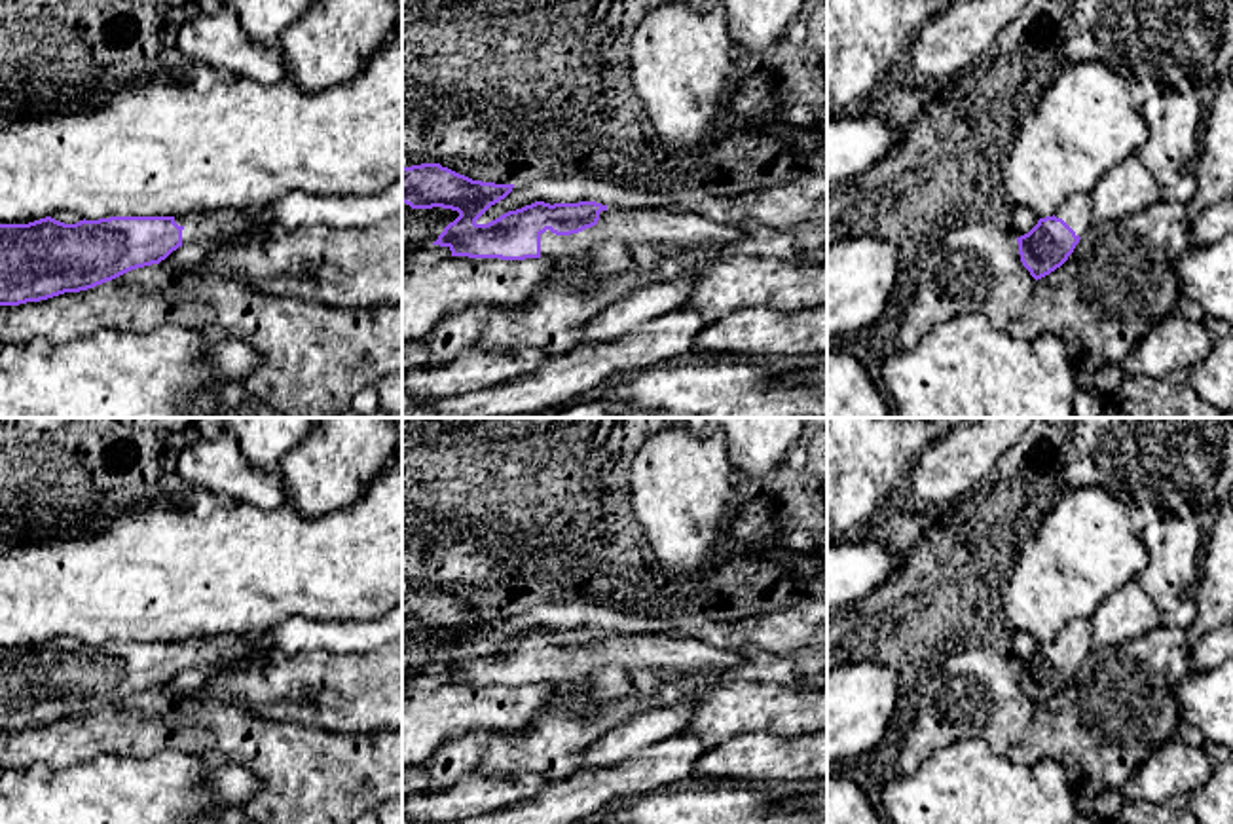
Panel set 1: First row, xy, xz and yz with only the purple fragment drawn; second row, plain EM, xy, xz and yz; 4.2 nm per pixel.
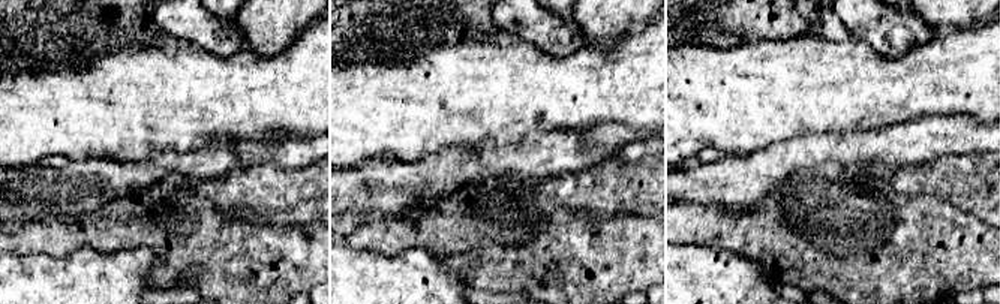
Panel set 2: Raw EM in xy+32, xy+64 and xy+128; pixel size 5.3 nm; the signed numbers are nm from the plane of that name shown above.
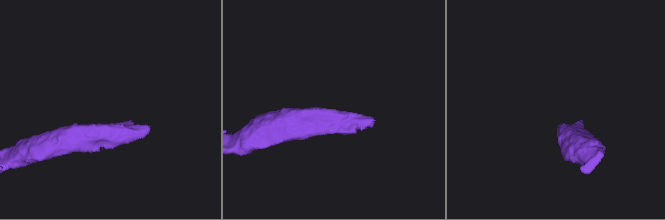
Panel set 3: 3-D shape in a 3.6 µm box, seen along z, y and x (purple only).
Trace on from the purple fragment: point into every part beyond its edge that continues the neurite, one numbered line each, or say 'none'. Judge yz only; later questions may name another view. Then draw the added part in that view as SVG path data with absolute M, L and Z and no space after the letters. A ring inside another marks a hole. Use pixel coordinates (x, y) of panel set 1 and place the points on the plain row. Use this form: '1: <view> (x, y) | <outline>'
1: yz (1076, 636) | M1074 619L1057 636L1057 644L1062 644L1076 661L1083 663L1093 651L1091 627L1087 619Z

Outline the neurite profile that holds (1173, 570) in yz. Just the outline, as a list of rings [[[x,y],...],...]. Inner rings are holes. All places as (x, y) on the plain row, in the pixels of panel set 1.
[[[1159,496],[1150,509],[1148,566],[1134,581],[1161,611],[1170,611],[1195,592],[1201,577],[1203,532],[1191,507],[1180,496]]]

